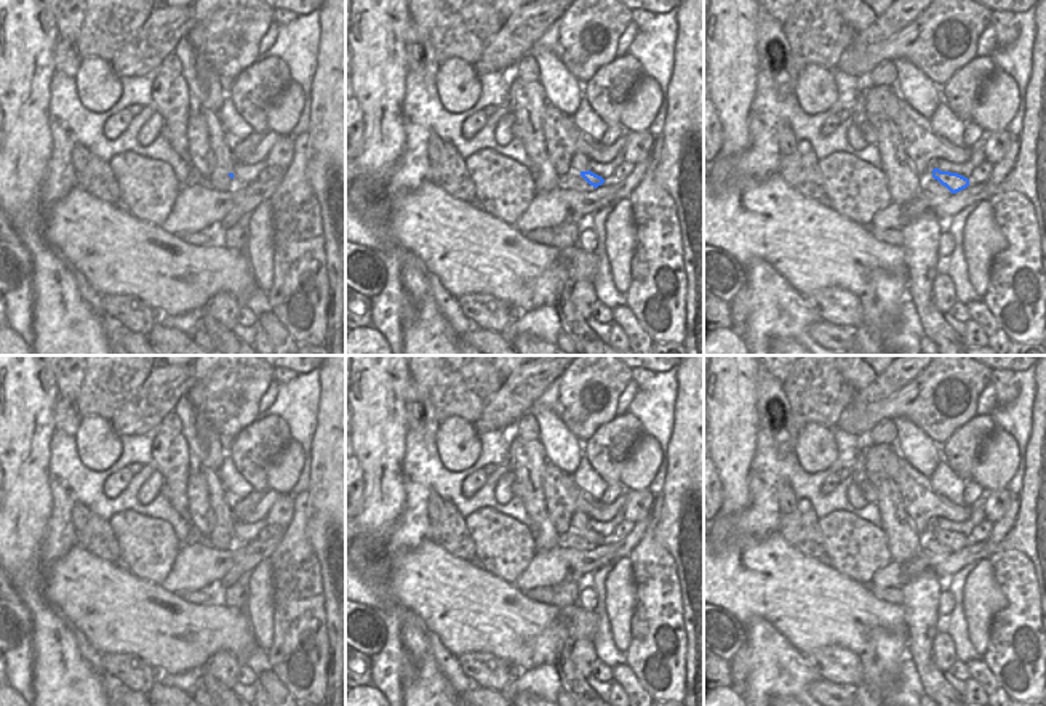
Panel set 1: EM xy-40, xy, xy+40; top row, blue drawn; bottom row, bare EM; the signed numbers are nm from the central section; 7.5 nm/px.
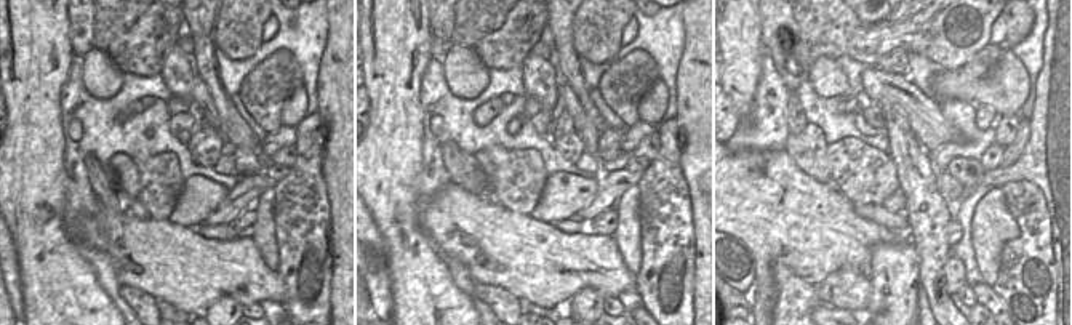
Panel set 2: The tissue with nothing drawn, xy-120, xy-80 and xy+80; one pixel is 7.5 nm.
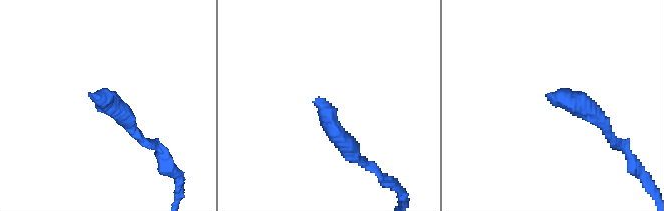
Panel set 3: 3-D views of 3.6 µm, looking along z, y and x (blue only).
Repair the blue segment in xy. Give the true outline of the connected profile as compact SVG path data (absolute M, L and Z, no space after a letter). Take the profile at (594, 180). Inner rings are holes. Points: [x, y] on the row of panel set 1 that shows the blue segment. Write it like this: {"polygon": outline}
{"polygon": "M576 154L571 160L571 168L574 168L576 171L581 173L581 176L595 189L598 186L601 186L605 183L605 179L595 173L590 171L590 158L582 155L582 154Z"}

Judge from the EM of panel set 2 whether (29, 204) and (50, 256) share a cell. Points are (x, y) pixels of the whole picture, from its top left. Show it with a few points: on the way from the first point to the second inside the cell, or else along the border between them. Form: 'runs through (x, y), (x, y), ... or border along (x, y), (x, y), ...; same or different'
runs through (34, 216), (42, 244); same

